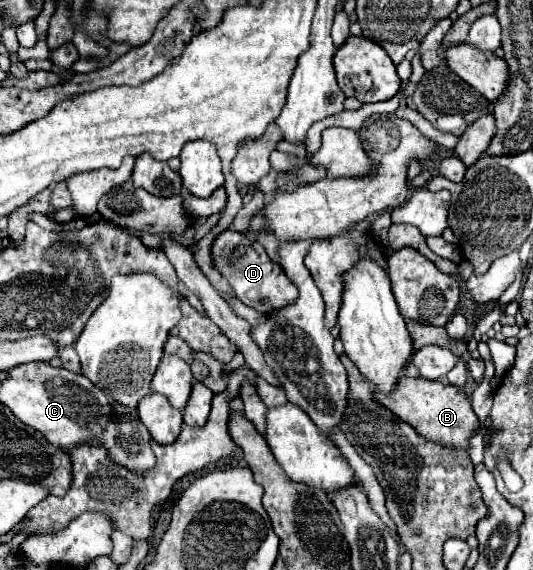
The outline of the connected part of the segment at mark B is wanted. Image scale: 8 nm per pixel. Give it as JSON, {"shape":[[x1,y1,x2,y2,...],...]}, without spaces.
{"shape":[[399,377,391,393,381,393,373,387,373,397,379,401,379,405,391,409,391,413,395,413,401,421,407,421,423,439,431,439,439,445,467,449,469,437,479,427,477,415,471,409,471,399,459,387,443,385,439,381]]}

